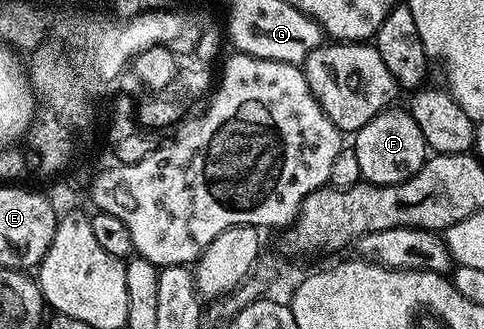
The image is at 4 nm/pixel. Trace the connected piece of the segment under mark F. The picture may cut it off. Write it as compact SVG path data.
M384 109L370 118L353 134L353 148L357 152L357 164L361 164L362 181L372 186L398 186L423 167L429 157L429 147L414 118L406 109Z

